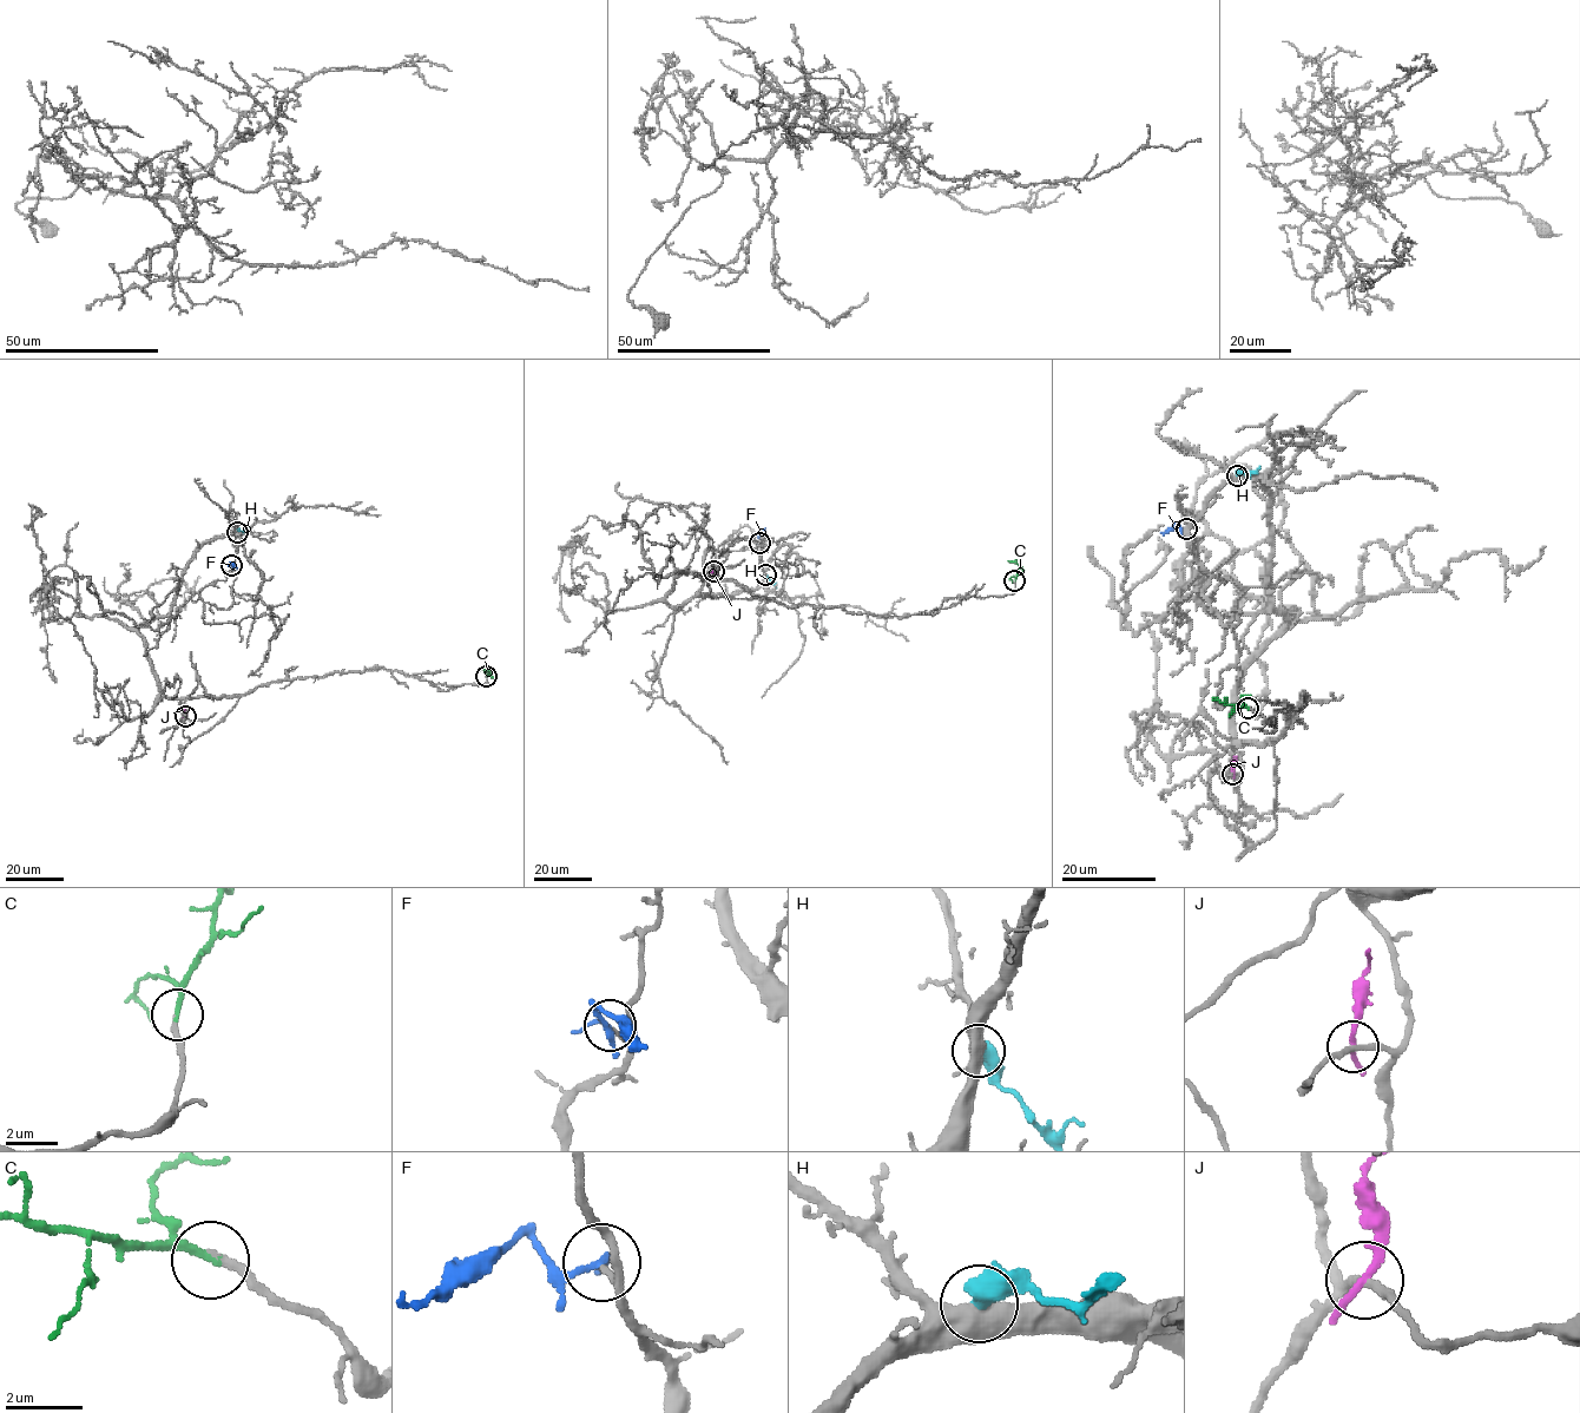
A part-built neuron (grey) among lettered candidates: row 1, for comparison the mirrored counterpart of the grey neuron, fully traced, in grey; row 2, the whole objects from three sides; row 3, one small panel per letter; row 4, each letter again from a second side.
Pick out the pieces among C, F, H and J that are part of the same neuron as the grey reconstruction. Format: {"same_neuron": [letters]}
{"same_neuron": ["C", "F"]}

